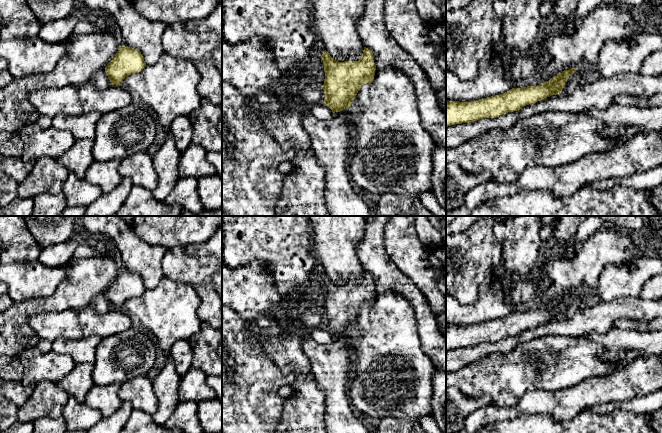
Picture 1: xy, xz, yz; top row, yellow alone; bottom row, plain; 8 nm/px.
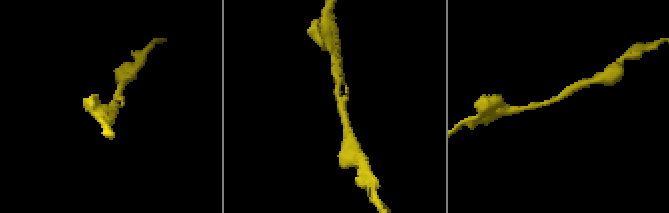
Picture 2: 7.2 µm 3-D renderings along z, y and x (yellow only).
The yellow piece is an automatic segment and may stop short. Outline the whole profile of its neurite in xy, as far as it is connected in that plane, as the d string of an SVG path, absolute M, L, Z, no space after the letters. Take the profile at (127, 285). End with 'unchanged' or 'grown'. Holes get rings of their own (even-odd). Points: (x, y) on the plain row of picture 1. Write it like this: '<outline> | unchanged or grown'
M123 269L105 291L105 296L112 309L122 309L123 304L146 291L143 279L137 273Z | unchanged

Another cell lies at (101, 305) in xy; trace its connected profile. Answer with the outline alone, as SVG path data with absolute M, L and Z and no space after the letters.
M100 293L99 295L96 296L96 298L93 301L93 306L95 312L98 315L103 315L111 309L111 306L105 296L105 293Z

